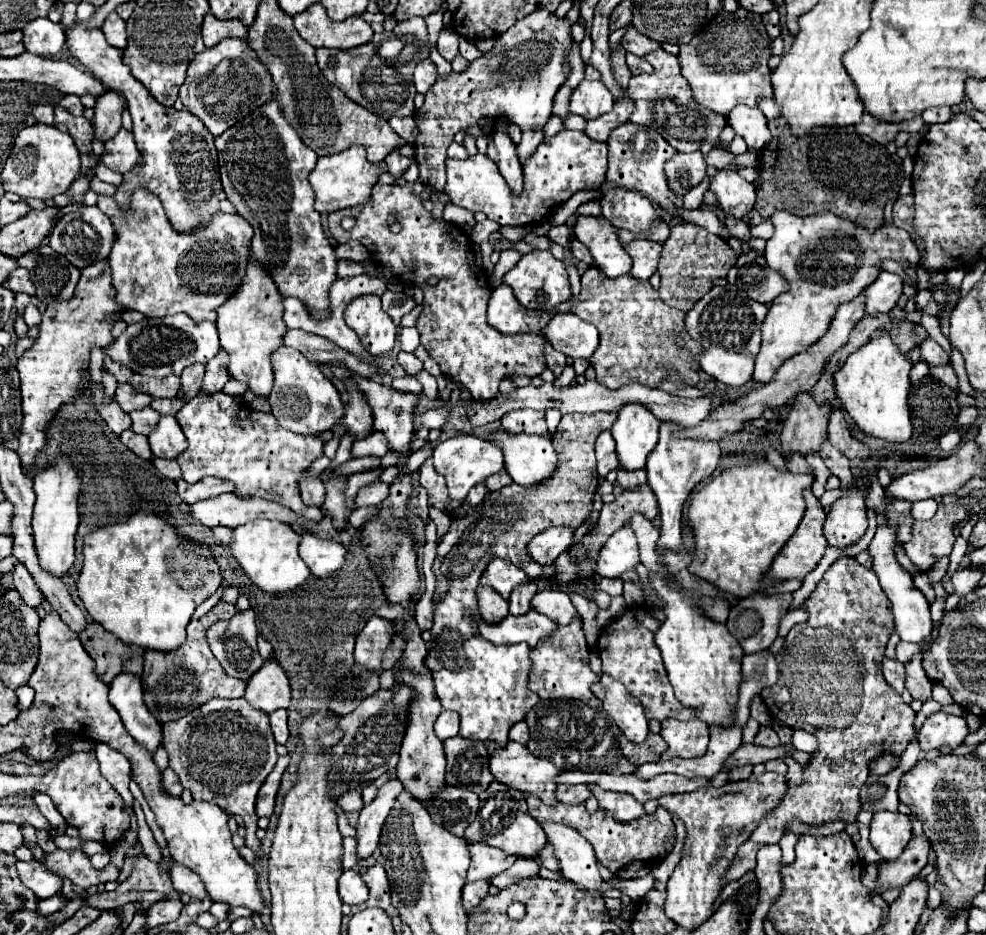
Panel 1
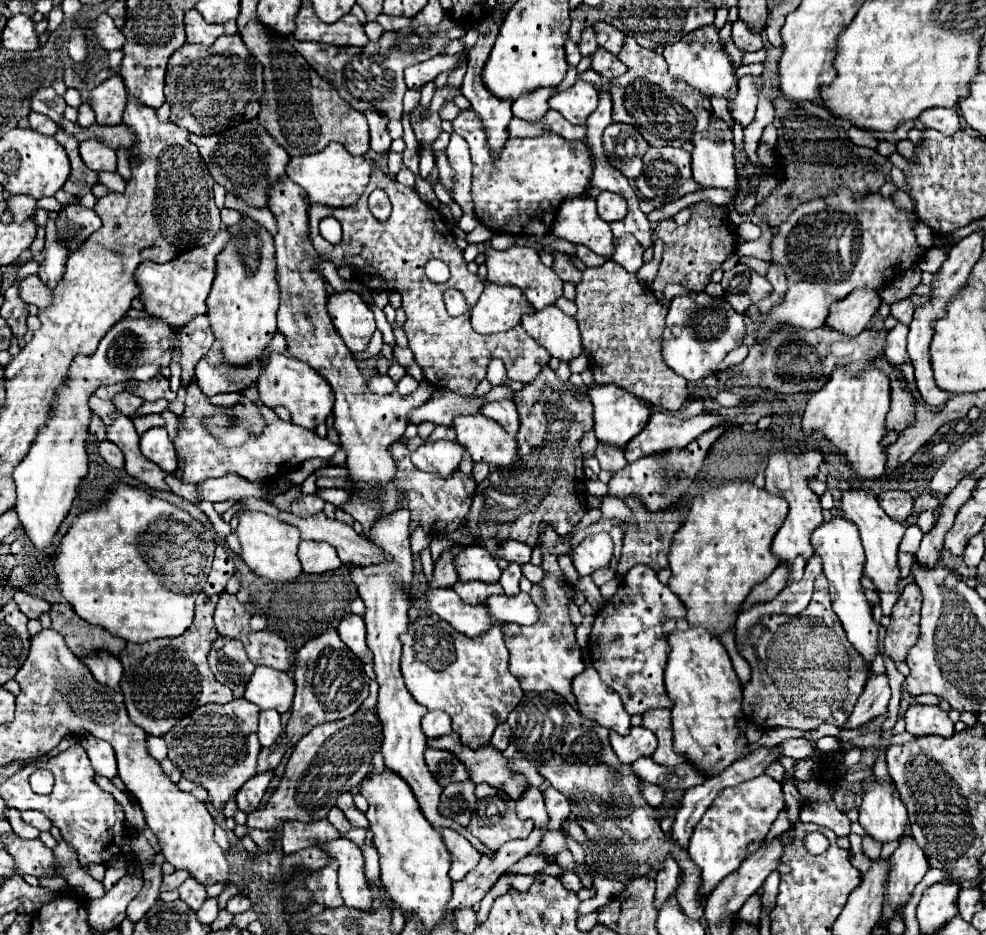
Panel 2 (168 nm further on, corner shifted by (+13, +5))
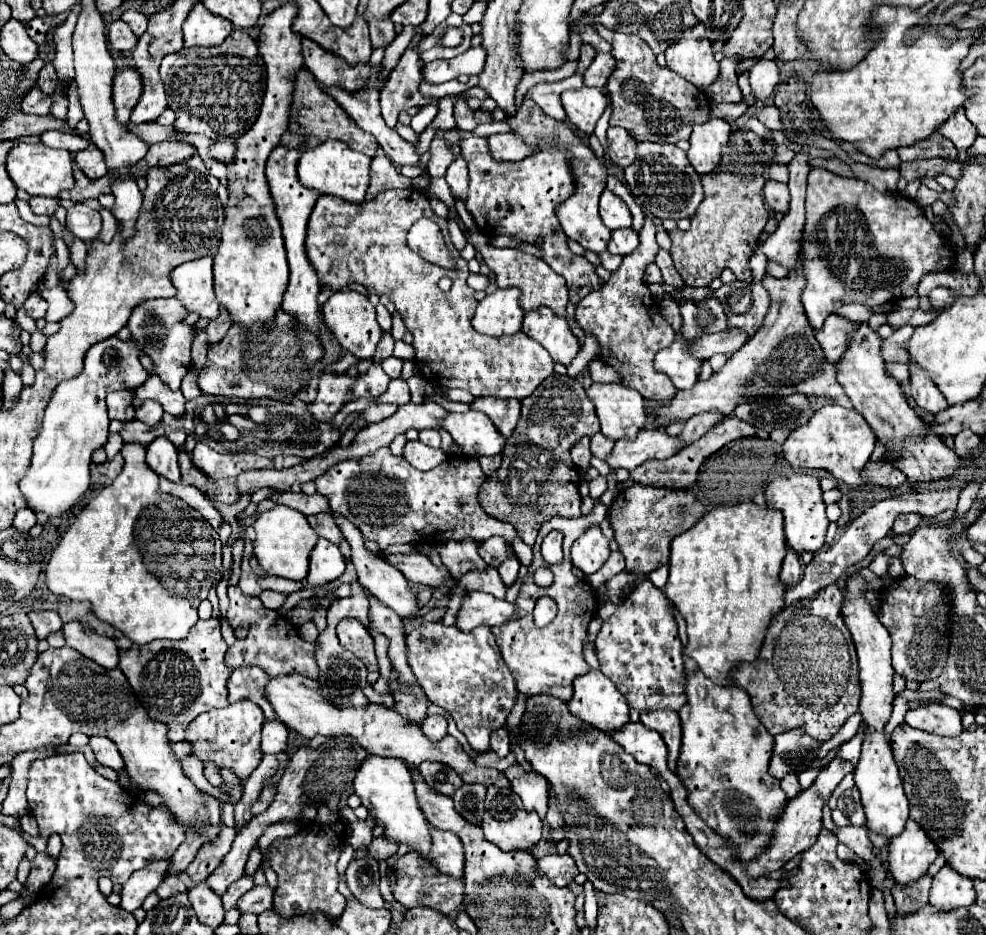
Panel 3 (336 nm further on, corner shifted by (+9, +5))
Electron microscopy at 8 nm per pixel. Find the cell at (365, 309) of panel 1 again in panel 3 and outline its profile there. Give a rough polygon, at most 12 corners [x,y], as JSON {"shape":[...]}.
{"shape":[[352,290],[322,306],[324,324],[356,358],[372,358],[382,330]]}

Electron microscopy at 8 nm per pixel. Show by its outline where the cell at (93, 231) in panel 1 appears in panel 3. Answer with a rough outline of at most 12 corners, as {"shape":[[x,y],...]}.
{"shape":[[74,204],[66,226],[80,240],[100,234],[102,218],[96,210]]}

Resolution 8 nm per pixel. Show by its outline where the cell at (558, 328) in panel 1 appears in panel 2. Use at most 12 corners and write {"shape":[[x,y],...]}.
{"shape":[[554,304],[522,326],[558,360],[582,352],[578,322]]}

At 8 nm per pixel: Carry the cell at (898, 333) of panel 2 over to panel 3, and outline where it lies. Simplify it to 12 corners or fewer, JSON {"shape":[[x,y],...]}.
{"shape":[[912,326],[894,330],[880,348],[886,362],[908,362],[902,344],[912,336]]}

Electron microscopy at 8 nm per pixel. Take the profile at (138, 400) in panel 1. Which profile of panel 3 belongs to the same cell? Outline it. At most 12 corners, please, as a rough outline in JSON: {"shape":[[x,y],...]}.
{"shape":[[146,400],[136,418],[148,426],[162,420],[160,404]]}

